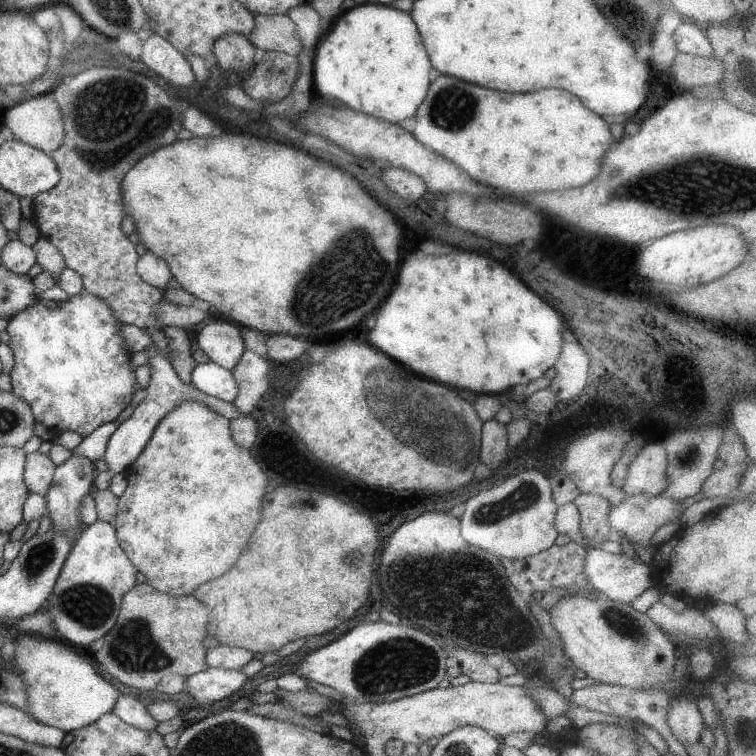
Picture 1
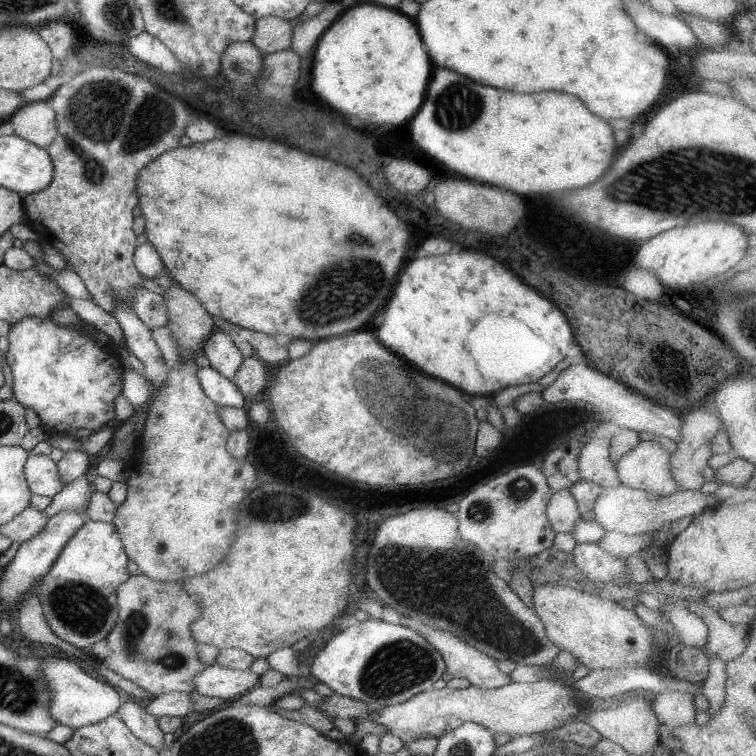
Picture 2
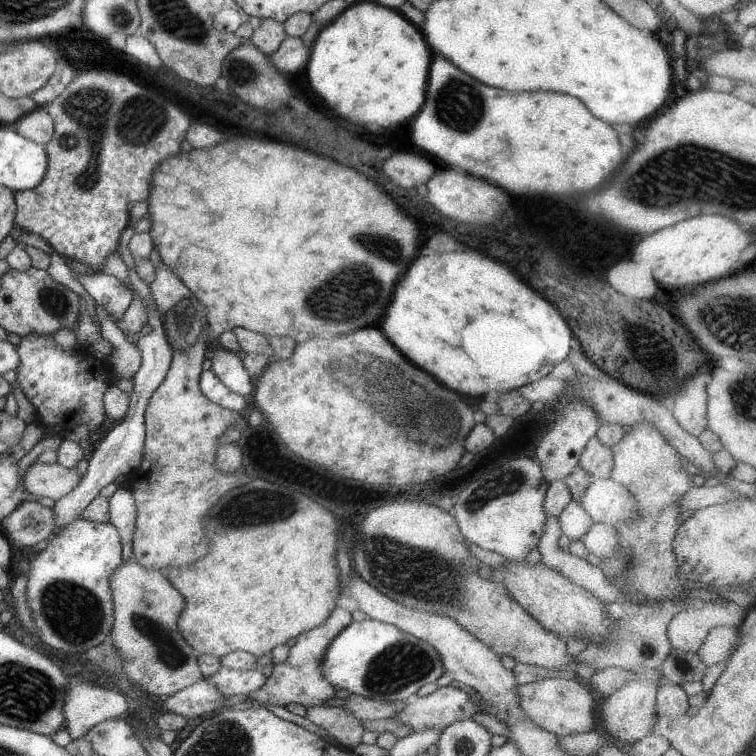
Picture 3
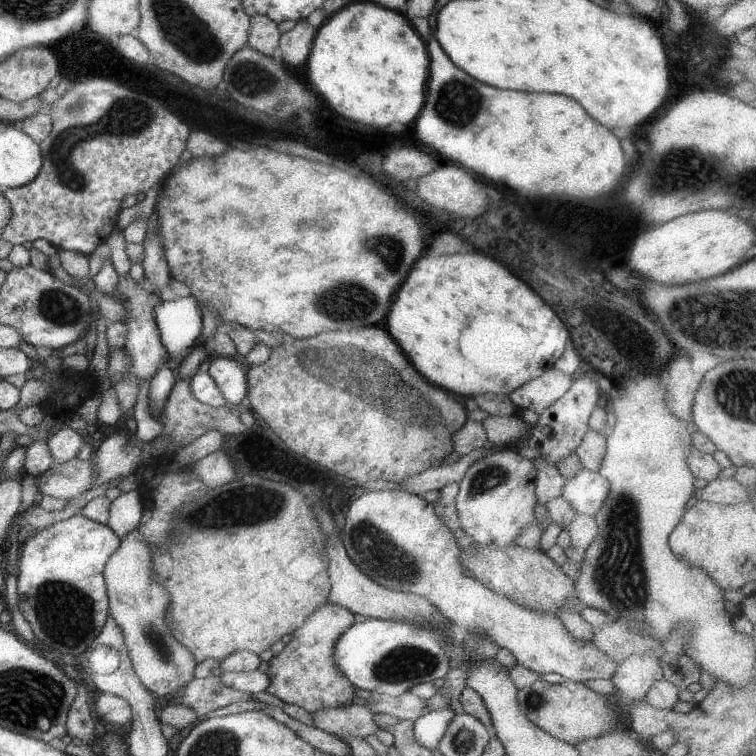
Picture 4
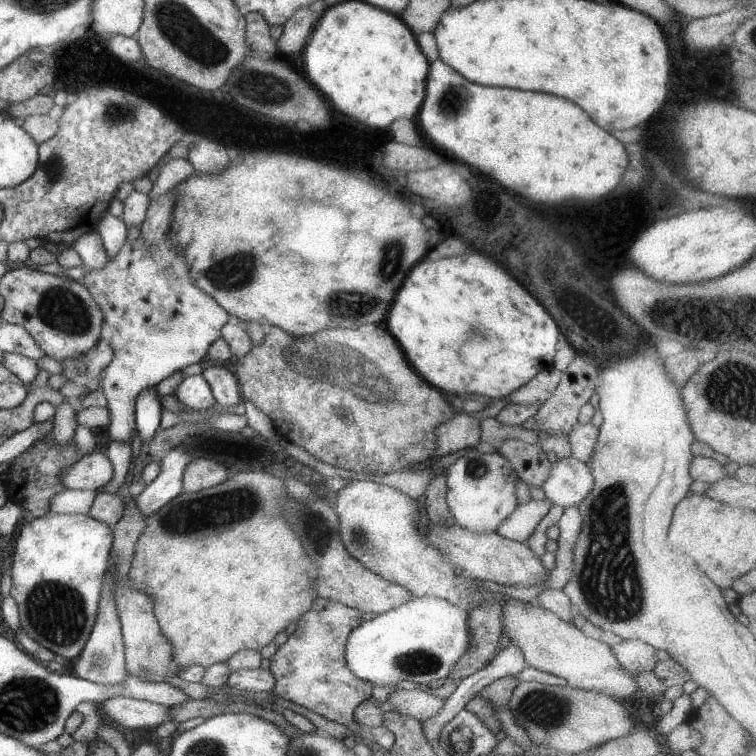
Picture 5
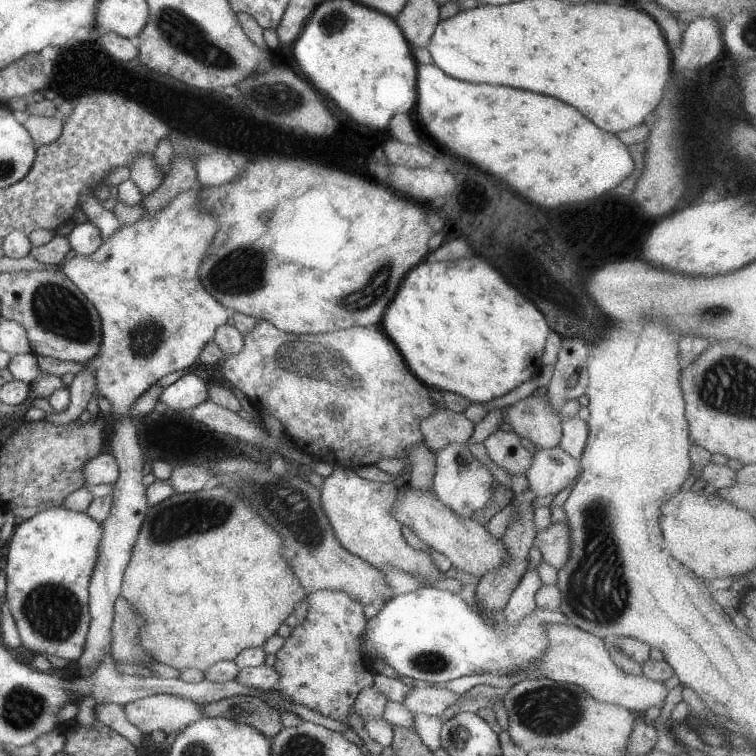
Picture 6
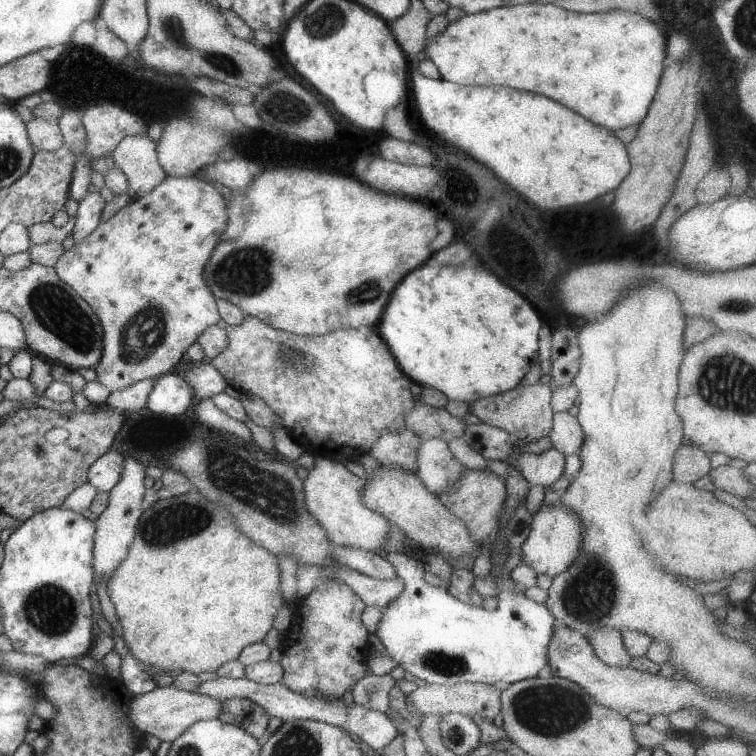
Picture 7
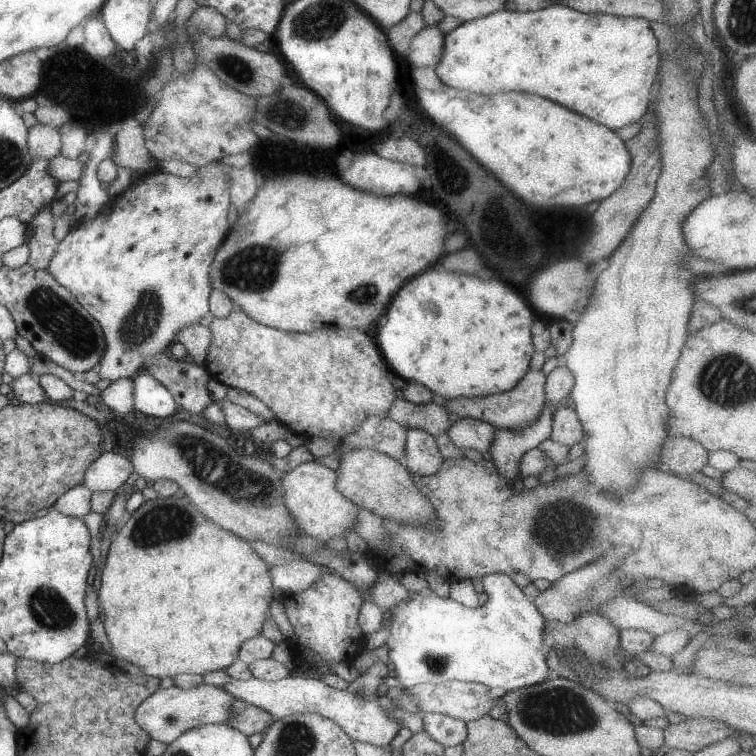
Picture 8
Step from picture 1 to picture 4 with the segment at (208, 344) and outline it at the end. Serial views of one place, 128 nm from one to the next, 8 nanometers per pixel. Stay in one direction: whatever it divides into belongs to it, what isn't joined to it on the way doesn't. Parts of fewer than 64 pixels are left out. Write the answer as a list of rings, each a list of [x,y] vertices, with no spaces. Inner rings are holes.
[[[218,357],[211,362],[209,376],[214,380],[221,396],[228,405],[238,405],[247,397],[248,384],[246,382],[244,366],[232,358]]]

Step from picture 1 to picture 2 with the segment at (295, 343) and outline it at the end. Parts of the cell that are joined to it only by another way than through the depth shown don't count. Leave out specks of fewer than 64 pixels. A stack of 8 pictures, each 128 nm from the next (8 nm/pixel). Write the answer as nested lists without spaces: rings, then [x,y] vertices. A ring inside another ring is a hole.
[[[232,326],[232,328],[236,330],[231,334],[232,337],[250,344],[254,355],[267,366],[282,365],[289,361],[288,345],[281,346],[272,335],[238,328],[238,326]]]

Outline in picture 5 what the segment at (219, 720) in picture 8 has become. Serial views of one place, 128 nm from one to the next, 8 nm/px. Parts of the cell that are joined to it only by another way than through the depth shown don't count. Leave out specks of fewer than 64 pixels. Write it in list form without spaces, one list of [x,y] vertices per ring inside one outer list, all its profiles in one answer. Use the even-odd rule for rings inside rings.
[[[120,696],[106,700],[101,708],[116,724],[135,732],[156,729],[161,723],[172,721],[170,707],[146,700]]]

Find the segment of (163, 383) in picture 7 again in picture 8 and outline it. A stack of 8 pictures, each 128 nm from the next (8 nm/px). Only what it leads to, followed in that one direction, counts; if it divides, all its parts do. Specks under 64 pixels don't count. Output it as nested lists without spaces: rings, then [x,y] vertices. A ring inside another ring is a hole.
[[[142,372],[133,379],[135,384],[134,409],[148,414],[148,416],[167,418],[173,416],[176,410],[180,408],[170,391],[150,374]]]

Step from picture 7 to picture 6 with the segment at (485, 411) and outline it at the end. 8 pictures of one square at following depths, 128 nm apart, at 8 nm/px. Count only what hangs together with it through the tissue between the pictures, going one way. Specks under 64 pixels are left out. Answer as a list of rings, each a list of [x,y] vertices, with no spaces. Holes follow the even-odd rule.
[[[533,393],[526,401],[515,402],[510,406],[500,408],[504,412],[504,423],[509,424],[518,437],[530,441],[537,449],[558,447],[562,438],[561,417],[554,412],[554,406],[548,402],[548,396],[535,396]]]

